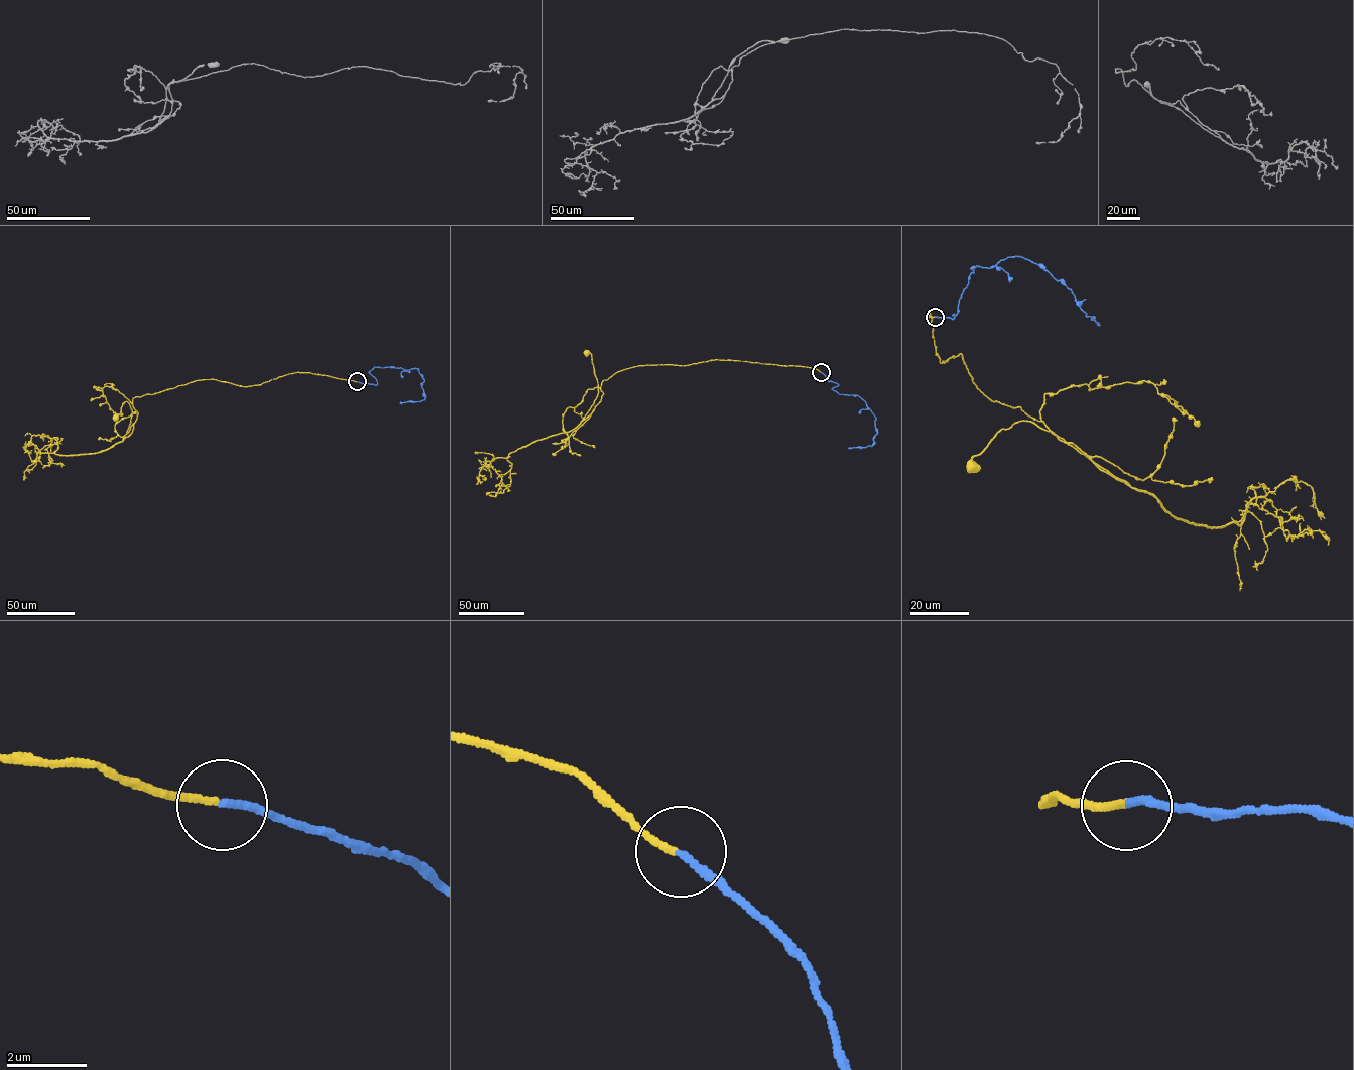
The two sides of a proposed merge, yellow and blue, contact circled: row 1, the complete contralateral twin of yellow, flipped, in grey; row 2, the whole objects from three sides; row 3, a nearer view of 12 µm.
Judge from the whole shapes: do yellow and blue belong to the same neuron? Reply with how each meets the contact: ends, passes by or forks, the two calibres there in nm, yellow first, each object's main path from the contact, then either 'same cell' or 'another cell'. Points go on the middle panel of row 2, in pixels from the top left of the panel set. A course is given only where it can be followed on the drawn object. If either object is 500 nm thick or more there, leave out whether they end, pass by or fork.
yellow ends; blue ends; calibres 160 and 180 nm; course yellow (821, 372), (729, 359), (638, 365), (604, 380), (600, 401), (581, 421), (598, 391), (586, 352); course blue (821, 372), (829, 381), (838, 384), (832, 389), (840, 394), (858, 395), (876, 419), (874, 444), (848, 449); same cell

